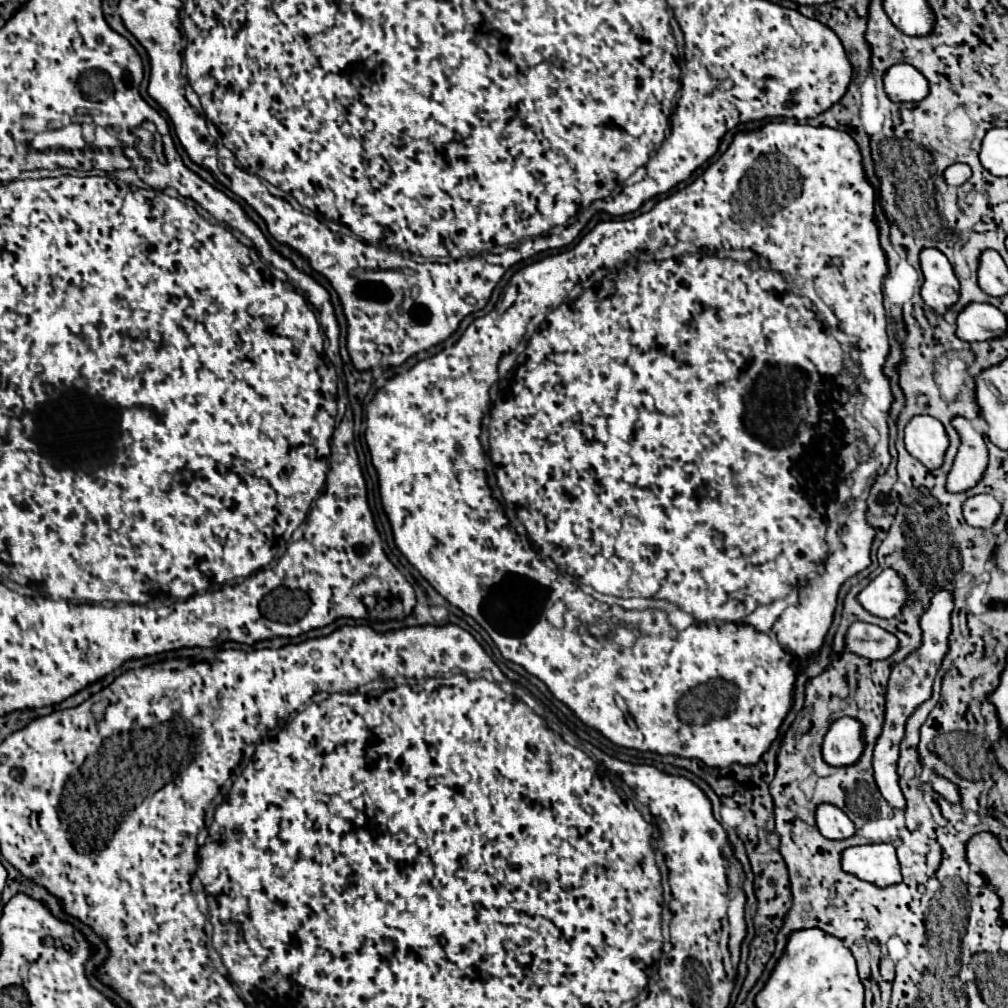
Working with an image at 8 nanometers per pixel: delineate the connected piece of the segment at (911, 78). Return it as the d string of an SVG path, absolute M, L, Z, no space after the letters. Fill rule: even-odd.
M894 64L884 76L884 90L892 102L920 102L928 96L928 80L910 64Z

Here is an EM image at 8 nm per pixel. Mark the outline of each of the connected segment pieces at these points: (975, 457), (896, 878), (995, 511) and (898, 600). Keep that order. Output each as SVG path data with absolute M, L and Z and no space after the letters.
M954 418L954 428L958 430L962 444L948 474L946 490L956 494L974 488L974 484L982 480L982 472L986 472L988 464L988 452L982 434L978 434L966 418Z
M868 844L844 850L842 868L878 888L900 884L900 864L892 844Z
M980 494L972 496L964 504L964 518L970 526L976 528L990 528L1002 512L1002 504L990 496L990 494Z
M892 568L884 570L878 578L874 578L858 596L860 604L874 616L894 618L900 616L902 606L910 598L910 590L906 582Z

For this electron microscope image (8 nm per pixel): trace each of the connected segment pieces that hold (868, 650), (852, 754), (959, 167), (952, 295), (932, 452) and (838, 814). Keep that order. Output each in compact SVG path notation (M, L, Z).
M854 622L846 636L846 650L868 660L886 660L900 648L900 640L880 626Z
M848 716L832 722L832 726L824 738L824 746L822 746L824 760L830 766L842 768L842 766L856 764L858 756L862 756L862 752L864 752L862 722L848 718Z
M952 164L946 172L944 172L944 180L950 184L950 186L958 186L958 184L964 184L968 178L972 176L972 170L968 164Z
M922 250L920 264L924 274L922 298L936 314L942 316L958 302L958 278L954 276L952 264L940 250Z
M914 416L904 430L906 450L926 468L942 468L948 450L948 434L940 420L932 416Z
M820 804L816 810L816 824L824 838L846 840L854 836L854 822L836 806Z

